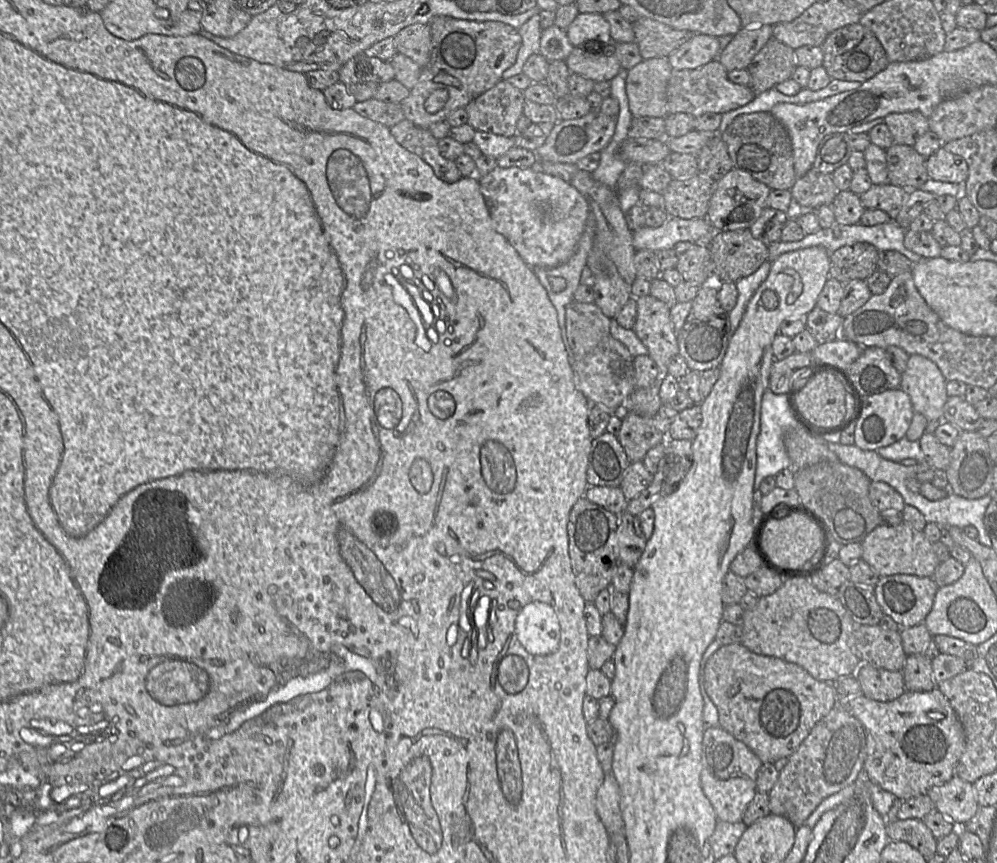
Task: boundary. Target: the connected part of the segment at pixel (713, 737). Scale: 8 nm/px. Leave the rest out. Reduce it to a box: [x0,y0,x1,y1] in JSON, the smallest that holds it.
[700,727,761,823]

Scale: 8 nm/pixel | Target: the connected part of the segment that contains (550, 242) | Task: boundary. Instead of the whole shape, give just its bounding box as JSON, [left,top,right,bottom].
[477,166,590,268]

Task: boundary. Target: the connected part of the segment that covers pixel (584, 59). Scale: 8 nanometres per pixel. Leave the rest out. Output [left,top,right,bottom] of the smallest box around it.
[566,44,622,81]

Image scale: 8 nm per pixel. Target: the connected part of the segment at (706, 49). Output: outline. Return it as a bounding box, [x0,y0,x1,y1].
[668,33,720,69]

